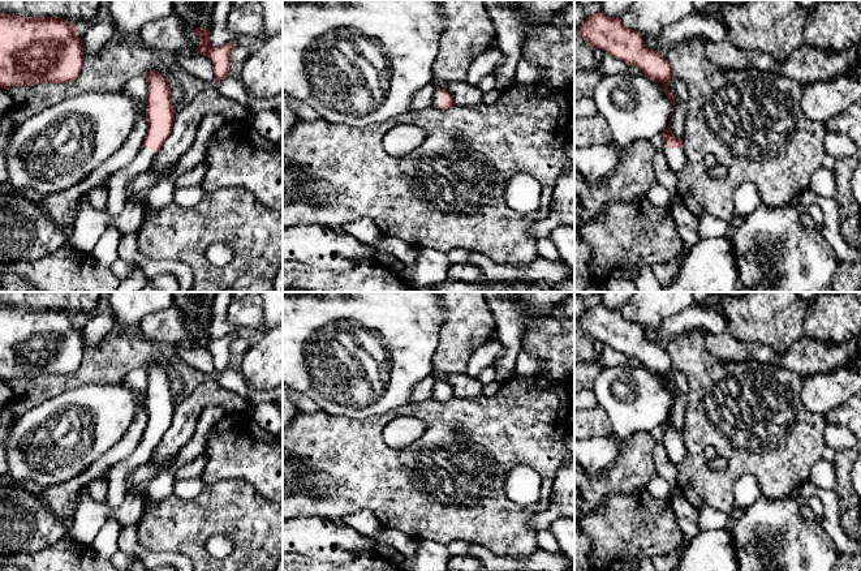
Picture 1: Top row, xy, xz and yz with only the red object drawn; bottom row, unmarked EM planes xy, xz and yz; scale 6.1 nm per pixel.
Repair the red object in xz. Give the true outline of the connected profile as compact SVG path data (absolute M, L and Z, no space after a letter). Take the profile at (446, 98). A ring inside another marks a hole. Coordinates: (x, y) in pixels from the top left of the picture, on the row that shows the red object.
M436 89L434 93L434 102L432 106L434 108L442 108L442 110L448 110L455 106L452 95L445 90L445 89Z

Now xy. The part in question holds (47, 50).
M0 14L0 87L74 81L83 66L76 23L60 17Z

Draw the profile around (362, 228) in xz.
M366 216L344 223L340 229L353 235L369 246L379 244L386 237L375 223Z

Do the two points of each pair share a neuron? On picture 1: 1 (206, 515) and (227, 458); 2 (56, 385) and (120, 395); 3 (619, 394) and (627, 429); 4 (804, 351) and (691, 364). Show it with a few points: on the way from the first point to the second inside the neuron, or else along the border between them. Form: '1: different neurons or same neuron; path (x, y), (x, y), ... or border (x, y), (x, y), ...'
1: different neurons; border (249, 483), (219, 480), (206, 485)
2: different neurons; border (104, 383), (70, 387), (46, 399)
3: same neuron; path (627, 403), (627, 420)
4: different neurons; border (704, 336), (706, 350), (723, 360), (754, 360)

